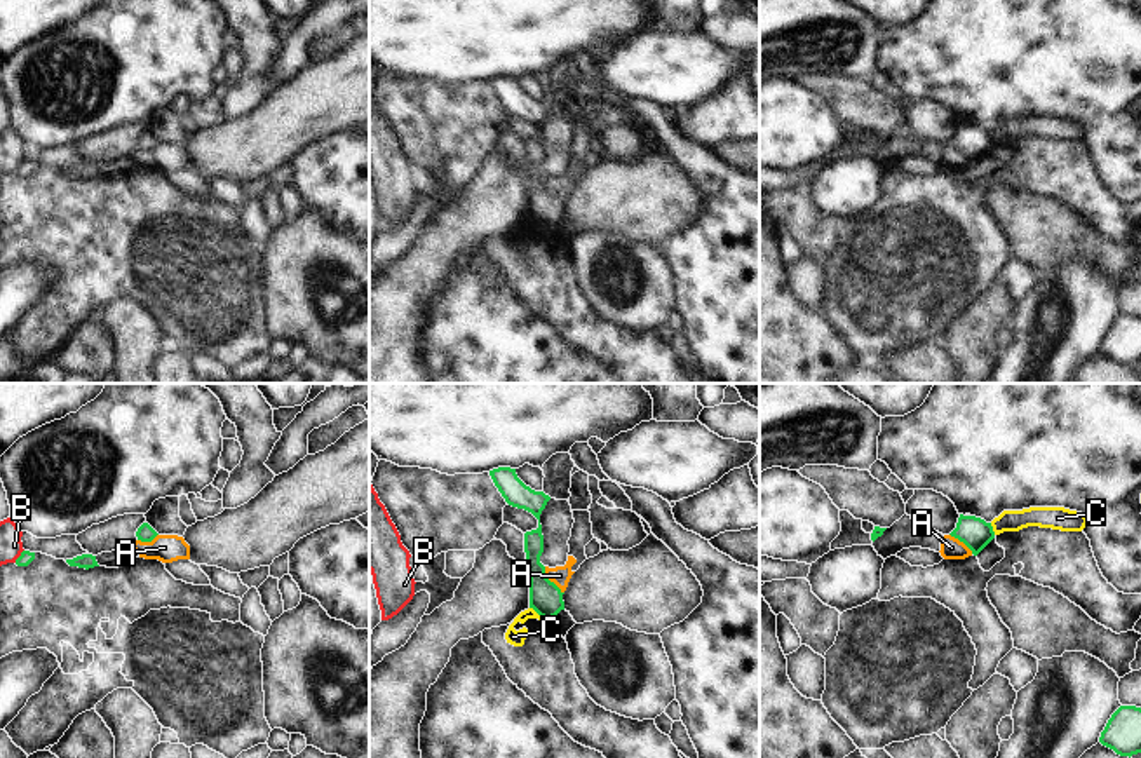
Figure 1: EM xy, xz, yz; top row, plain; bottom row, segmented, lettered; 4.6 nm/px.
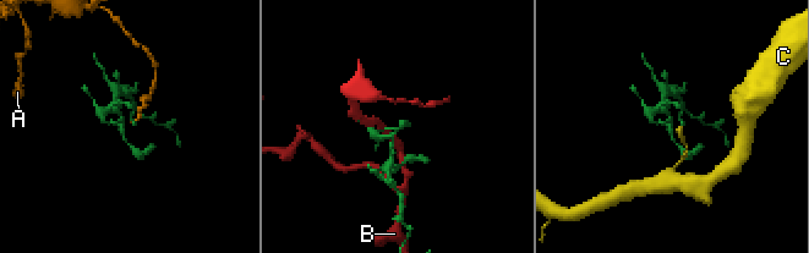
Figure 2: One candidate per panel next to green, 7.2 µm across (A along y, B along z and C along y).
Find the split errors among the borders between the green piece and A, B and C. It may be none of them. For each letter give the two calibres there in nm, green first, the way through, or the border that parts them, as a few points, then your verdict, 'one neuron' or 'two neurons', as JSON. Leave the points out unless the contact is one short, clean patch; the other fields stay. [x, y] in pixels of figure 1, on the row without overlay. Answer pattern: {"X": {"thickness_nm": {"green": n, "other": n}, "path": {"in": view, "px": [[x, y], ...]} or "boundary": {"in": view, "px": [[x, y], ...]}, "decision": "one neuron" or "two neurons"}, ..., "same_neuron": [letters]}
{"A": {"thickness_nm": {"green": 160, "other": 90}, "boundary": {"in": "xz", "px": [[544, 176], [544, 183], [563, 203]]}, "decision": "two neurons"}, "B": {"thickness_nm": {"green": 60, "other": 110}, "boundary": {"in": "xy", "px": [[23, 159], [14, 171]]}, "decision": "two neurons"}, "C": {"thickness_nm": {"green": 160, "other": 70}, "boundary": {"in": "xz", "px": [[530, 216], [544, 227]]}, "decision": "two neurons"}, "same_neuron": []}

